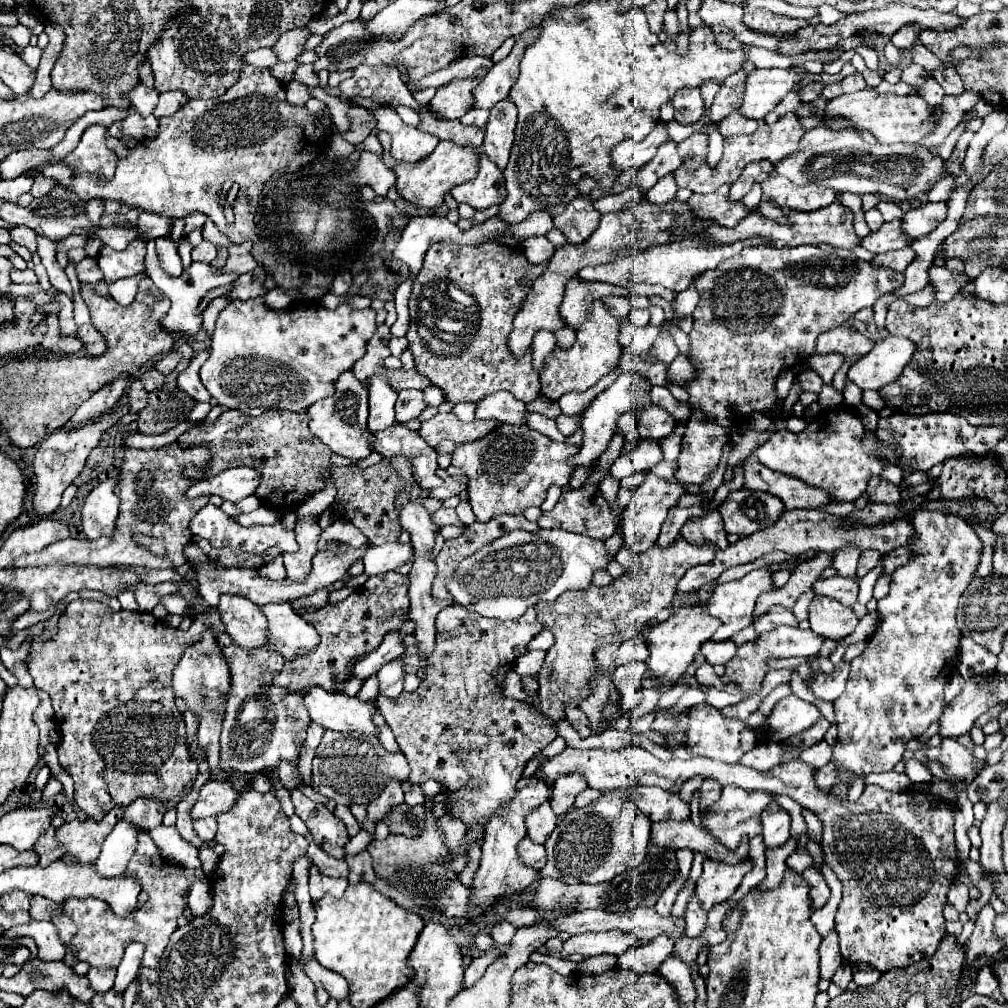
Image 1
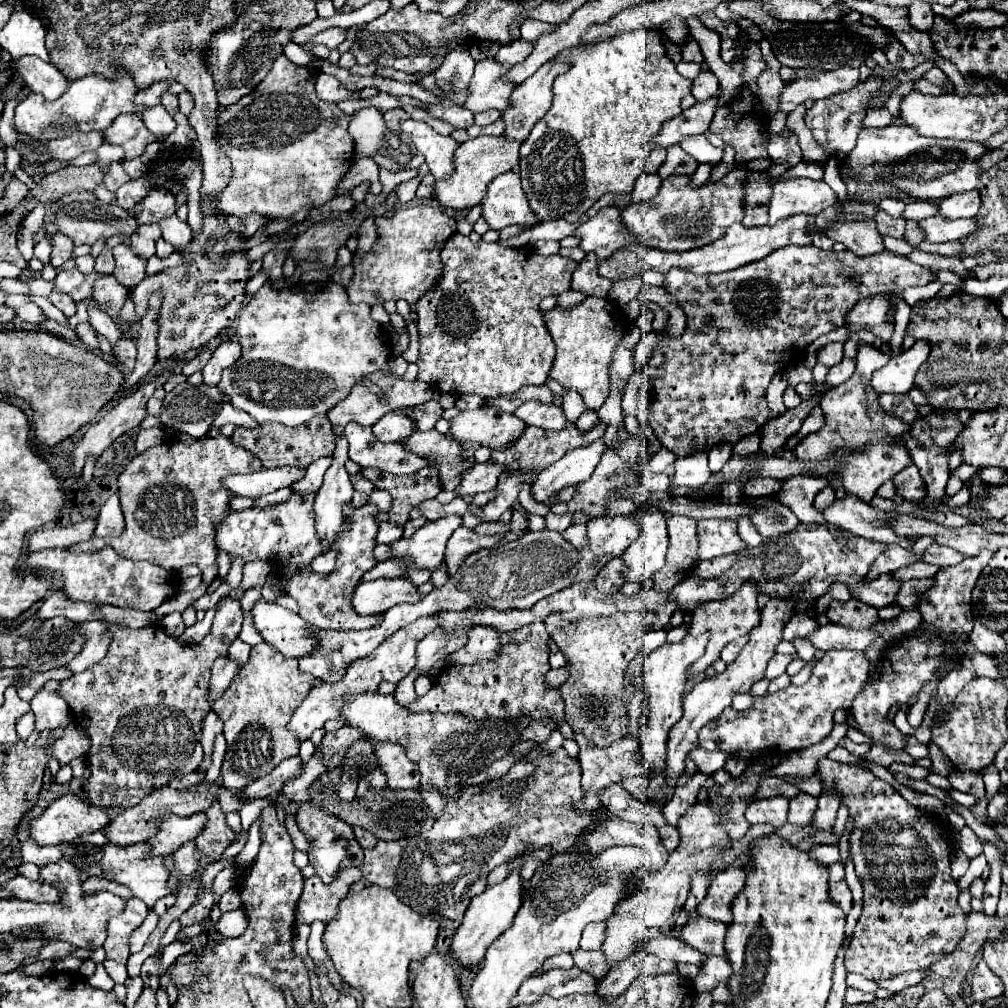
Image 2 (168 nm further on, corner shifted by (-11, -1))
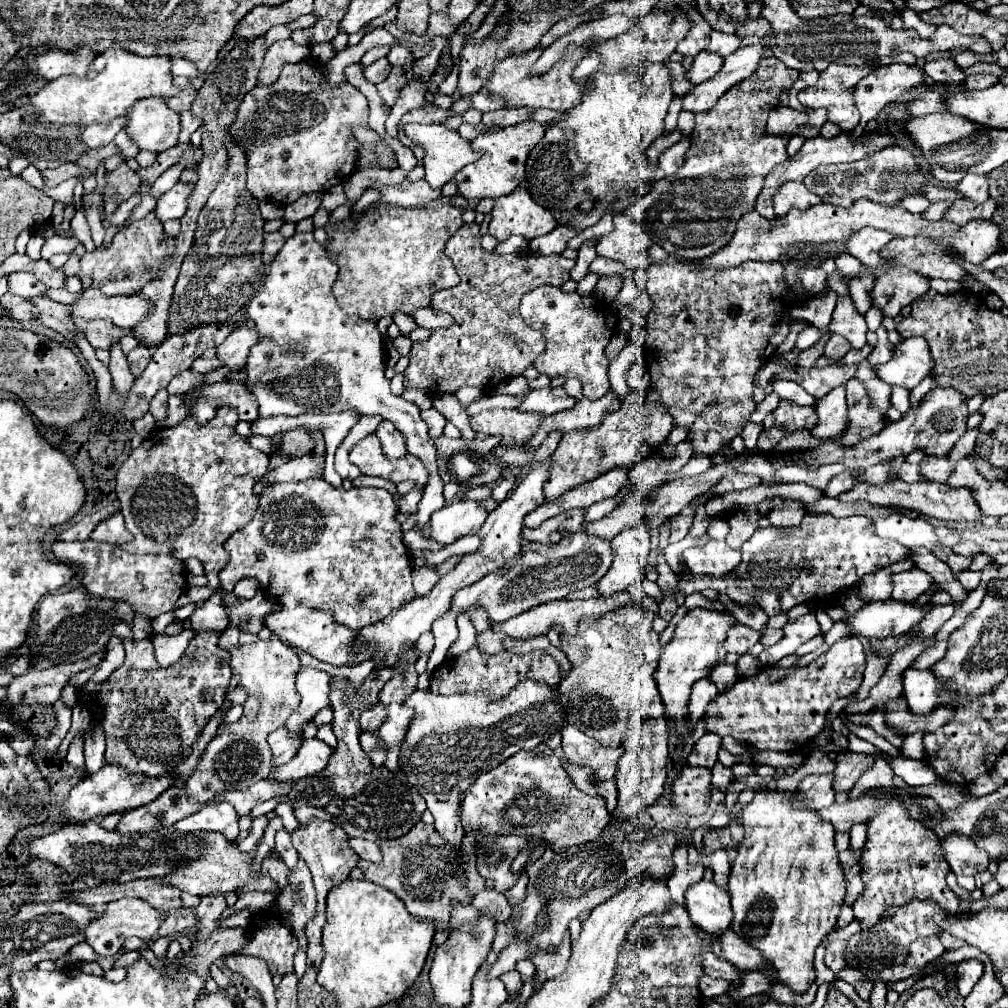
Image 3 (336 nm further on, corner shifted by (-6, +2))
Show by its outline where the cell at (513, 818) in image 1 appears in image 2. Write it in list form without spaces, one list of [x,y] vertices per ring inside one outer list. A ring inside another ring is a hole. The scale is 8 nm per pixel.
[[[512,869],[504,877],[504,881],[500,881],[496,885],[488,885],[482,895],[476,895],[476,899],[470,901],[468,911],[466,911],[466,915],[464,915],[456,935],[452,939],[452,953],[460,961],[462,967],[474,969],[484,959],[484,953],[490,947],[490,943],[512,925],[514,915],[518,913],[520,905],[522,905],[522,877],[520,877],[520,869]]]

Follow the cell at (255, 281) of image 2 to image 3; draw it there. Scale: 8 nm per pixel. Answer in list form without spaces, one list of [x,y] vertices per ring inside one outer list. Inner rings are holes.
[[[278,231],[267,234],[265,236],[265,248],[263,248],[263,260],[271,262],[277,256],[277,252],[281,250],[283,244],[285,244],[285,238]]]

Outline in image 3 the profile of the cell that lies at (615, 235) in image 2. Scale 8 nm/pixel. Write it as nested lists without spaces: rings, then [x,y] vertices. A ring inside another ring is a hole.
[[[627,214],[615,216],[613,224],[615,230],[599,238],[597,254],[617,260],[625,264],[625,268],[629,270],[649,268],[649,250],[655,246],[649,234],[639,224],[635,224]]]

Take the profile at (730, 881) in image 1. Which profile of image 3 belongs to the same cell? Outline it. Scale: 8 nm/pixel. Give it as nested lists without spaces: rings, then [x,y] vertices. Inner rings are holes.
[[[701,880],[685,892],[685,908],[691,922],[707,934],[721,934],[731,924],[729,892],[721,890],[713,880]]]

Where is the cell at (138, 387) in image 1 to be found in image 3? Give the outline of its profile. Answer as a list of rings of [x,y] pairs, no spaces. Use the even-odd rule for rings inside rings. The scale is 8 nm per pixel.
[[[159,390],[157,396],[151,400],[149,412],[155,416],[155,420],[163,420],[167,416],[167,398],[169,398],[167,390]]]

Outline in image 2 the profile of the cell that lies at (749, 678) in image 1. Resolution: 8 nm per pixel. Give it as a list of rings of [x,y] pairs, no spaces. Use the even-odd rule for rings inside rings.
[[[828,623],[804,639],[808,639],[818,651],[832,651],[832,649],[866,649],[878,635],[872,629],[848,629],[848,627],[838,627],[834,623]]]

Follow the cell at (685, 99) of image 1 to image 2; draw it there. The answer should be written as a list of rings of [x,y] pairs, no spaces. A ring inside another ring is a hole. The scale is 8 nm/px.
[[[702,71],[694,81],[692,81],[692,95],[696,97],[698,103],[702,99],[710,99],[710,95],[718,93],[718,79],[710,71]]]

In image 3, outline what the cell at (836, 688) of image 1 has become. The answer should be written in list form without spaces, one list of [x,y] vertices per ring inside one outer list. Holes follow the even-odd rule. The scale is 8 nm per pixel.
[[[847,636],[839,642],[835,642],[825,654],[821,654],[817,660],[811,664],[797,668],[769,668],[763,666],[761,672],[753,676],[741,676],[737,682],[725,690],[719,692],[707,706],[707,712],[703,716],[705,730],[717,732],[721,736],[733,736],[737,740],[743,740],[751,744],[757,750],[777,750],[777,752],[797,752],[799,748],[811,744],[819,732],[825,726],[825,716],[831,708],[831,704],[837,698],[845,698],[853,694],[861,682],[863,682],[863,670],[865,670],[865,654],[863,654],[863,644],[855,636]]]

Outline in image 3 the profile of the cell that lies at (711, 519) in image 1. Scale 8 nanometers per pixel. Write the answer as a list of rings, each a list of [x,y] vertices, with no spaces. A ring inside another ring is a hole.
[[[685,550],[683,560],[693,576],[723,578],[741,562],[741,554],[735,550]]]

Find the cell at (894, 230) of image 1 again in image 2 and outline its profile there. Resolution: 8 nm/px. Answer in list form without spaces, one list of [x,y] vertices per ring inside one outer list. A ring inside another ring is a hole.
[[[928,217],[918,221],[918,227],[924,231],[926,241],[958,241],[970,235],[976,229],[974,219],[956,219],[956,221],[946,221],[936,217]]]

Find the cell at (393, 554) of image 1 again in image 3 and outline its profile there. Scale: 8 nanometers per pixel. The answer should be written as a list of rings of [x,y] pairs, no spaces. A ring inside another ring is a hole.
[[[473,500],[451,502],[431,516],[429,538],[437,540],[445,546],[453,544],[455,540],[459,540],[463,536],[477,534],[479,526],[485,522],[487,514],[489,512],[481,502],[473,502]]]

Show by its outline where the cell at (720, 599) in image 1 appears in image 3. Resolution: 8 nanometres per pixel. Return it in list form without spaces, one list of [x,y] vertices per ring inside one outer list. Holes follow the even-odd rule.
[[[695,608],[689,610],[685,614],[685,618],[675,626],[675,634],[673,638],[665,644],[657,670],[655,670],[655,682],[661,694],[661,700],[665,704],[665,716],[669,720],[677,722],[677,746],[685,746],[685,738],[693,734],[693,730],[689,728],[687,720],[689,720],[689,696],[691,696],[691,688],[695,682],[707,678],[711,674],[711,670],[719,664],[725,662],[725,636],[727,630],[737,624],[737,620],[731,614],[721,614],[721,612],[713,612],[713,610],[705,610],[705,608]]]

